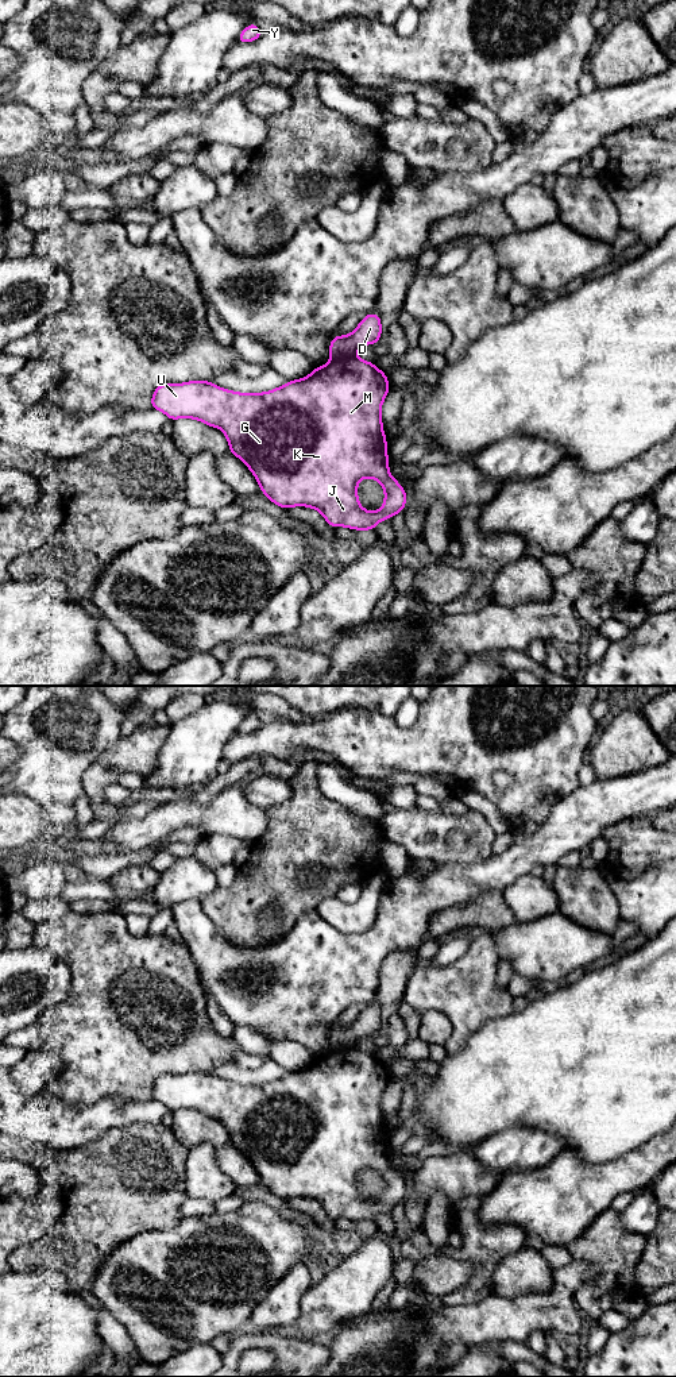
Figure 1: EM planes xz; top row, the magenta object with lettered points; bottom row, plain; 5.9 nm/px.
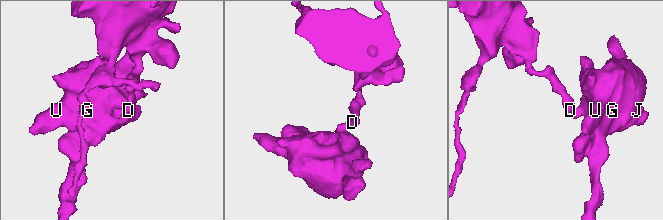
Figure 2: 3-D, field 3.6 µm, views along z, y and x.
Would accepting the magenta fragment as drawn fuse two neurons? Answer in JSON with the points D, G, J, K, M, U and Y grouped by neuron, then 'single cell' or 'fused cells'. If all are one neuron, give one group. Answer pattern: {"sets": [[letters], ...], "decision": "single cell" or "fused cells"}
{"sets": [["D", "Y"], ["G", "J", "K", "M", "U"]], "decision": "fused cells"}

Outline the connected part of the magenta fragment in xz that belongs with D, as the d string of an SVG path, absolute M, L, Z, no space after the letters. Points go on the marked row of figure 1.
M378 313L366 315L355 331L344 336L333 336L329 344L331 359L355 355L366 344L381 342L382 324Z

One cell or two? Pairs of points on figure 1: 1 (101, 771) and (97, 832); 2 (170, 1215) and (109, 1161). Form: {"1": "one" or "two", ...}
{"1": "two", "2": "one"}

